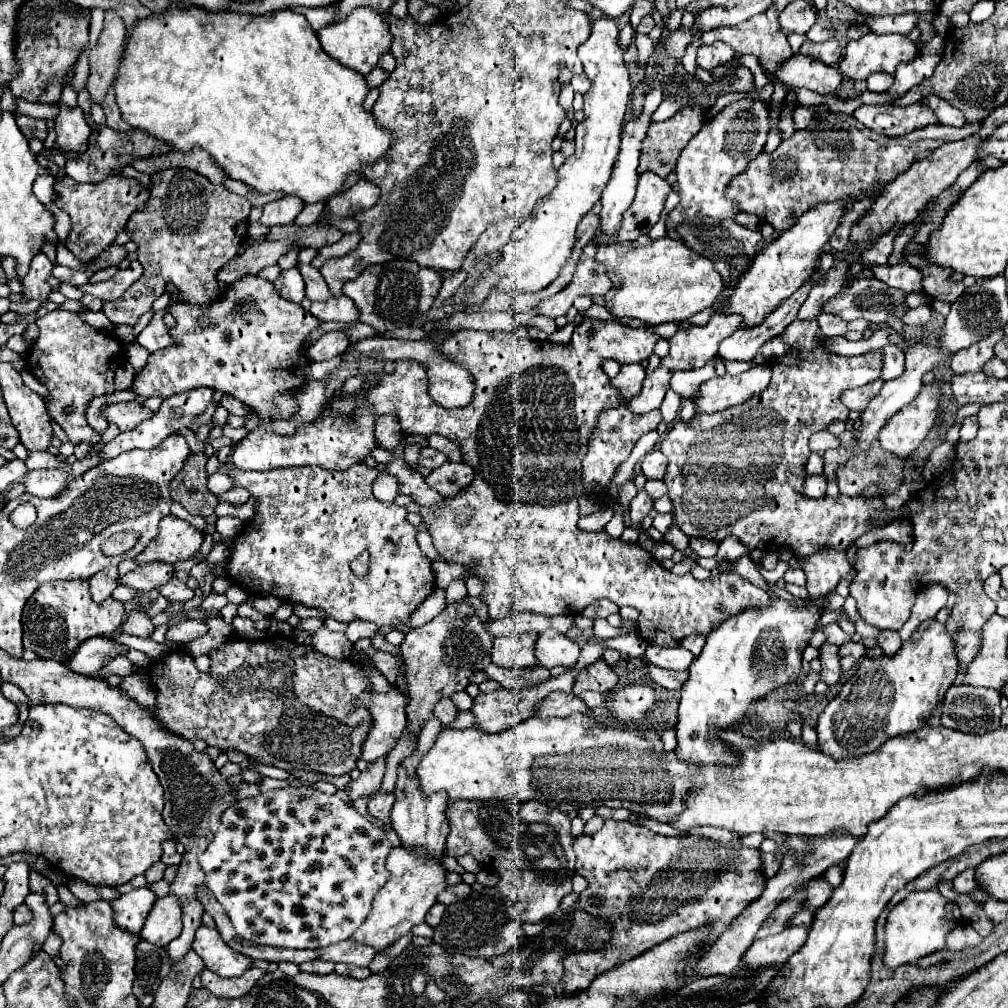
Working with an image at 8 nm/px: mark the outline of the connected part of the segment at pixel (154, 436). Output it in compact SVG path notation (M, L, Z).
M193 388L193 390L187 390L187 392L181 392L181 394L175 394L175 396L169 396L163 400L159 412L141 422L137 428L129 430L129 432L121 432L117 438L113 438L111 442L107 442L107 446L103 448L103 458L109 460L109 458L115 458L123 452L129 452L129 450L135 450L135 448L143 448L143 450L151 450L155 448L157 444L161 444L167 436L183 430L183 428L189 428L199 442L207 442L209 440L209 432L211 432L211 426L209 424L203 424L203 422L197 422L197 416L201 416L207 408L207 404L211 402L213 398L213 388Z

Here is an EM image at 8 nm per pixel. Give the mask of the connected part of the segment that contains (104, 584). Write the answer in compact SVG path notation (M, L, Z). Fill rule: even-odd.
M109 566L109 568L101 570L101 572L97 572L97 576L89 578L93 600L99 604L99 602L111 598L111 592L119 586L117 580L119 580L119 574L117 574L115 566Z

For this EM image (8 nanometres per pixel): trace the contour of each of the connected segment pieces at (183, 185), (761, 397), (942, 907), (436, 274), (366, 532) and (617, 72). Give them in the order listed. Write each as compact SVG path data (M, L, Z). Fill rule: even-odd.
M183 168L161 170L151 176L151 182L153 182L153 190L149 202L145 204L143 210L137 210L127 224L127 230L133 234L131 240L139 244L137 254L143 266L143 278L135 282L119 300L103 304L103 314L113 324L135 326L139 316L151 310L151 304L163 294L167 282L171 282L175 288L179 288L185 294L185 304L189 306L203 306L203 304L217 302L223 294L223 288L217 284L215 272L221 268L221 264L229 262L237 254L237 248L247 236L251 202L245 196L237 196L229 192L225 186L213 186L205 176Z
M825 346L813 350L789 348L781 358L771 362L771 382L769 386L753 394L749 402L727 408L723 412L695 416L689 422L677 420L661 440L661 452L669 458L667 474L663 482L667 484L669 498L673 500L673 514L677 526L689 538L711 538L721 542L727 536L737 536L749 550L781 550L791 548L797 556L809 556L819 548L837 548L847 550L855 538L861 534L881 528L869 526L867 520L871 514L885 508L883 500L861 500L849 496L823 496L817 500L805 498L801 494L805 480L805 460L809 456L809 436L827 426L833 420L843 420L849 414L849 408L839 400L841 392L847 388L857 388L871 384L879 378L883 366L883 350L873 350L863 356L837 356Z
M937 888L911 892L887 916L883 962L889 968L897 968L901 964L915 962L915 960L919 960L923 956L929 956L929 954L933 954L937 950L945 950L947 934L961 922L963 922L963 918L959 914L959 908L951 900L943 898Z
M393 260L387 264L365 268L359 278L343 284L343 294L349 296L359 308L361 322L373 326L379 332L387 332L409 326L425 316L441 290L441 282L441 272L435 268L421 268L417 262L411 260Z
M363 462L359 464L353 464L351 468L347 470L341 470L341 472L329 472L329 470L323 470L323 468L309 468L309 466L303 466L303 468L279 468L279 470L267 470L267 472L243 472L243 470L229 470L229 476L235 480L235 486L243 486L251 492L253 498L257 498L257 516L245 524L243 528L243 534L239 534L235 538L235 546L233 546L233 552L229 556L229 562L227 562L227 572L229 576L245 588L245 592L251 592L253 596L277 596L279 600L283 602L289 602L289 604L305 604L305 606L311 606L311 608L321 608L325 610L331 618L339 620L339 622L353 622L353 620L365 620L365 622L373 622L373 624L379 624L379 626L395 626L395 624L403 624L411 618L411 614L419 608L419 604L435 590L435 580L433 580L433 572L429 568L429 560L421 554L419 546L417 546L417 540L415 540L415 534L417 530L407 524L405 520L405 514L407 510L405 508L399 508L397 504L393 502L379 502L373 492L371 492L371 484L375 482L377 478L377 470L375 468L369 468L365 466ZM367 550L369 556L371 556L371 564L369 564L369 574L365 578L359 578L351 572L351 562L363 552Z
M595 20L591 36L579 48L579 56L585 74L591 80L591 88L585 94L585 120L577 124L577 148L575 154L567 158L565 164L557 170L557 186L545 198L541 198L539 204L535 204L531 216L503 246L501 258L497 264L493 264L493 270L501 276L495 288L501 292L511 292L517 296L523 292L539 292L549 286L571 256L577 224L601 198L613 168L613 160L617 158L623 116L631 92L629 74L623 62L623 50L617 44L617 34L619 30L613 20Z

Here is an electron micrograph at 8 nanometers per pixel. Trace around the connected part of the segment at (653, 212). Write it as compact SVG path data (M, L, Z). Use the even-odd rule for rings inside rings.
M645 172L639 176L637 184L637 196L631 204L631 208L623 214L621 228L615 236L597 234L593 244L615 244L615 242L629 242L635 240L641 234L649 234L649 230L657 224L663 208L665 198L671 192L671 186L667 180L659 178L653 172Z

